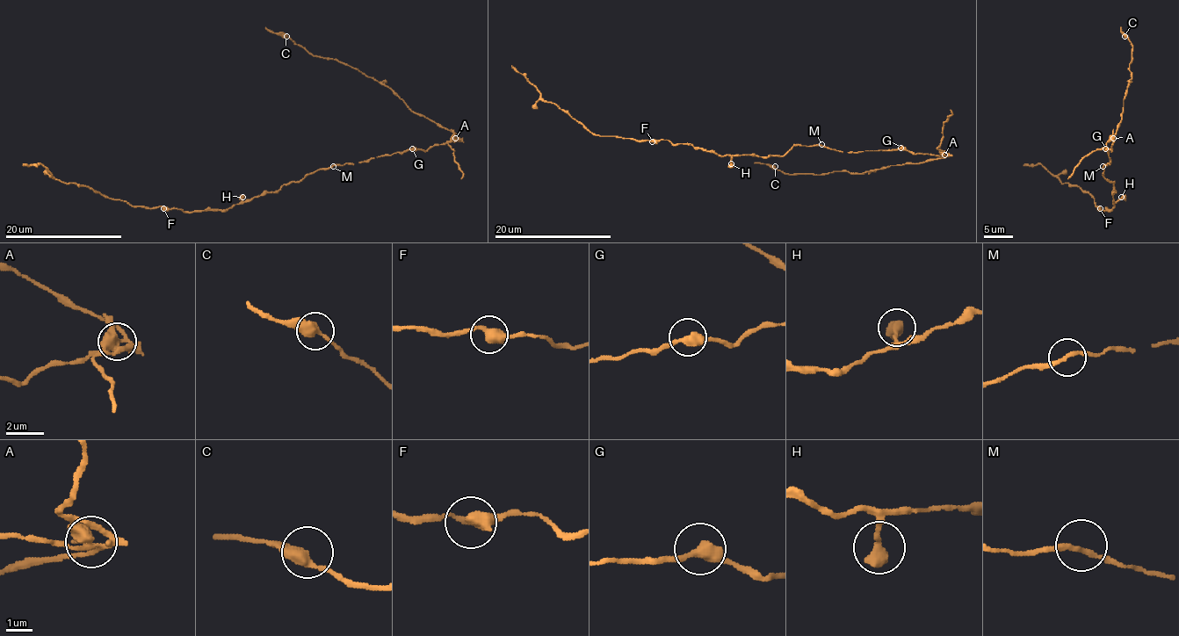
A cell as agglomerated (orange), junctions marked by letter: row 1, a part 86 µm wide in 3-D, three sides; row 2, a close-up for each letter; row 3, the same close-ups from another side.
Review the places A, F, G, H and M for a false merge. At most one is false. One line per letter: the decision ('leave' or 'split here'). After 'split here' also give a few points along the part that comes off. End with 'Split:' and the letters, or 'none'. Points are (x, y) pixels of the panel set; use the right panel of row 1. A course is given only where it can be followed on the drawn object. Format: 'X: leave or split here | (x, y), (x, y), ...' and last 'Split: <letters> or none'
A: split here | (1112, 138), (1121, 120), (1124, 93), (1131, 78), (1129, 65), (1133, 59), (1131, 45), (1120, 27)
F: leave
G: leave
H: leave
M: leave
Split: A

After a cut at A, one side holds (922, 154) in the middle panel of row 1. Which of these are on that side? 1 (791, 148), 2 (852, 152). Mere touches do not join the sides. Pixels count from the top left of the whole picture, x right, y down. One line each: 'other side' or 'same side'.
1: same side
2: same side

